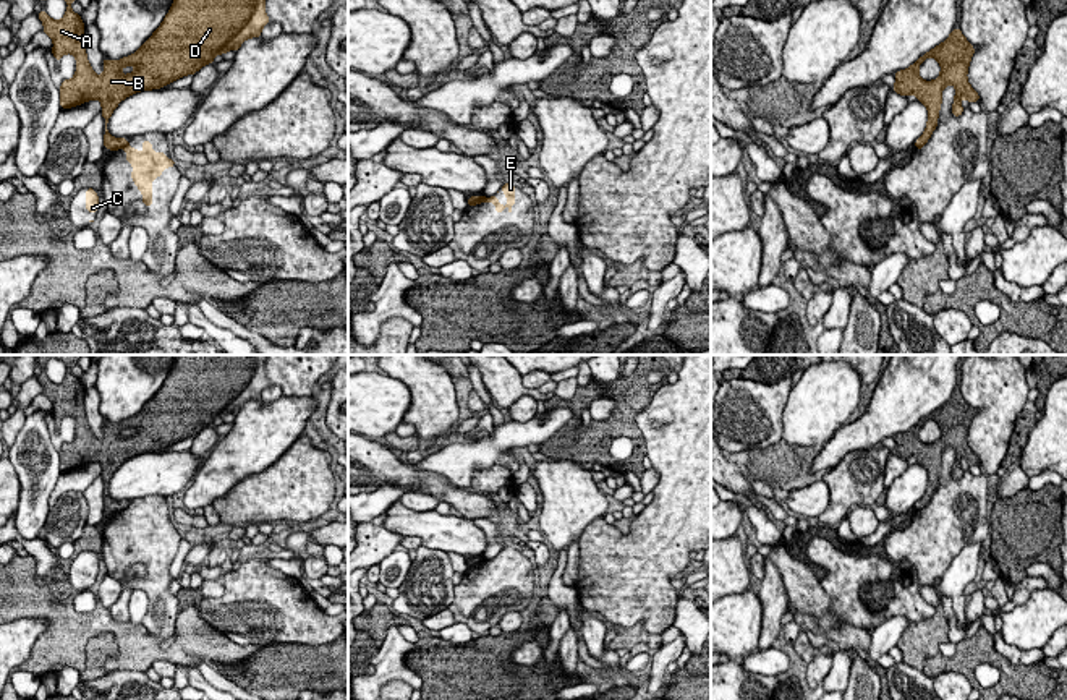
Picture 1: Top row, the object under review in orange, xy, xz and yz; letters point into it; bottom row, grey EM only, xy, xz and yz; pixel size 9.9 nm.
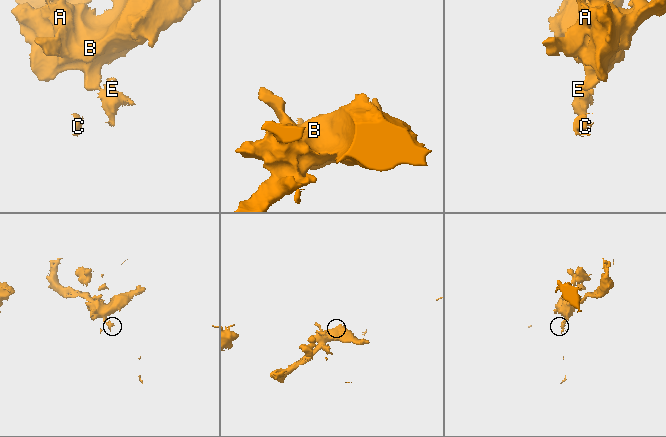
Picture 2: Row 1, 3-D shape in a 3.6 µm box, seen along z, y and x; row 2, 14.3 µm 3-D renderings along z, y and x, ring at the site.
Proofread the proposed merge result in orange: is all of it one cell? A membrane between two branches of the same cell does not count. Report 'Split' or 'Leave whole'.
Split

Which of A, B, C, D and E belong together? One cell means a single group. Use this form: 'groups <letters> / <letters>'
groups A B D / C E

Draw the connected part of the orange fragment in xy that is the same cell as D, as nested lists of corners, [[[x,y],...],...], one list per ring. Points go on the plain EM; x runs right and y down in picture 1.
[[[37,355],[42,365],[58,358],[68,366],[60,384],[45,373],[37,379],[44,386],[42,395],[53,403],[55,423],[60,425],[65,416],[76,420],[74,439],[62,444],[62,473],[97,462],[105,483],[104,509],[110,514],[121,512],[128,504],[113,501],[107,493],[112,475],[123,462],[194,438],[214,426],[217,416],[236,415],[246,402],[261,400],[270,384],[264,355],[176,355],[162,387],[139,413],[117,425],[104,420],[104,438],[99,439],[86,418],[84,386],[71,373],[71,365],[81,356],[92,355]]]

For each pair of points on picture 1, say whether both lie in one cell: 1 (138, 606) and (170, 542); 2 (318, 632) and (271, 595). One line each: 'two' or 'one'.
1: two
2: one

